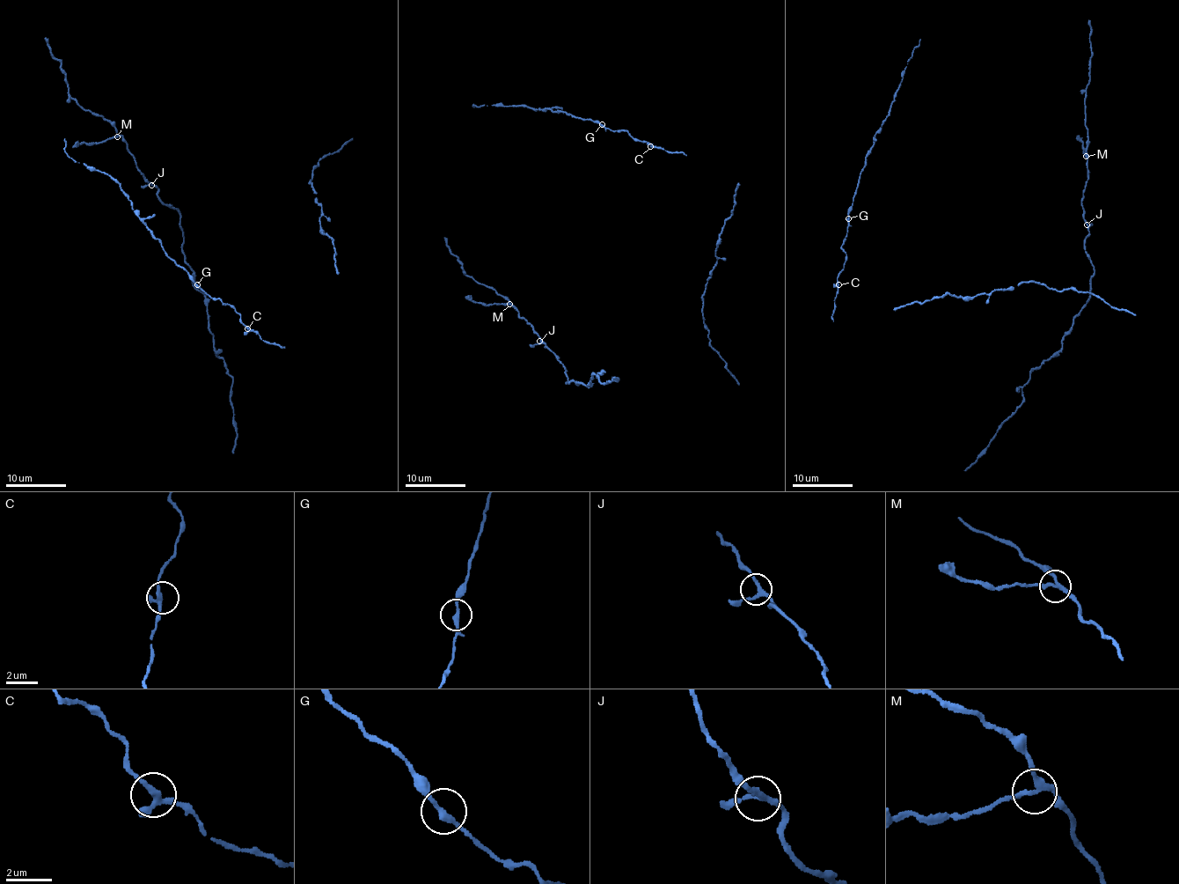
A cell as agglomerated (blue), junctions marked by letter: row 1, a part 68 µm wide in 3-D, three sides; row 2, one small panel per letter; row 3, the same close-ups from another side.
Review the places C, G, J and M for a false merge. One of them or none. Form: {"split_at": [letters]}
{"split_at": ["M"]}

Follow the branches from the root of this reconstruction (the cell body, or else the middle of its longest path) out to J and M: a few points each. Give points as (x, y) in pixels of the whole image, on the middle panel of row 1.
J: (463, 270), (464, 274), (493, 287), (508, 298), (517, 311), (518, 318), (526, 320), (539, 341)
M: (463, 270), (464, 274), (479, 283), (493, 287), (508, 298), (508, 305)

